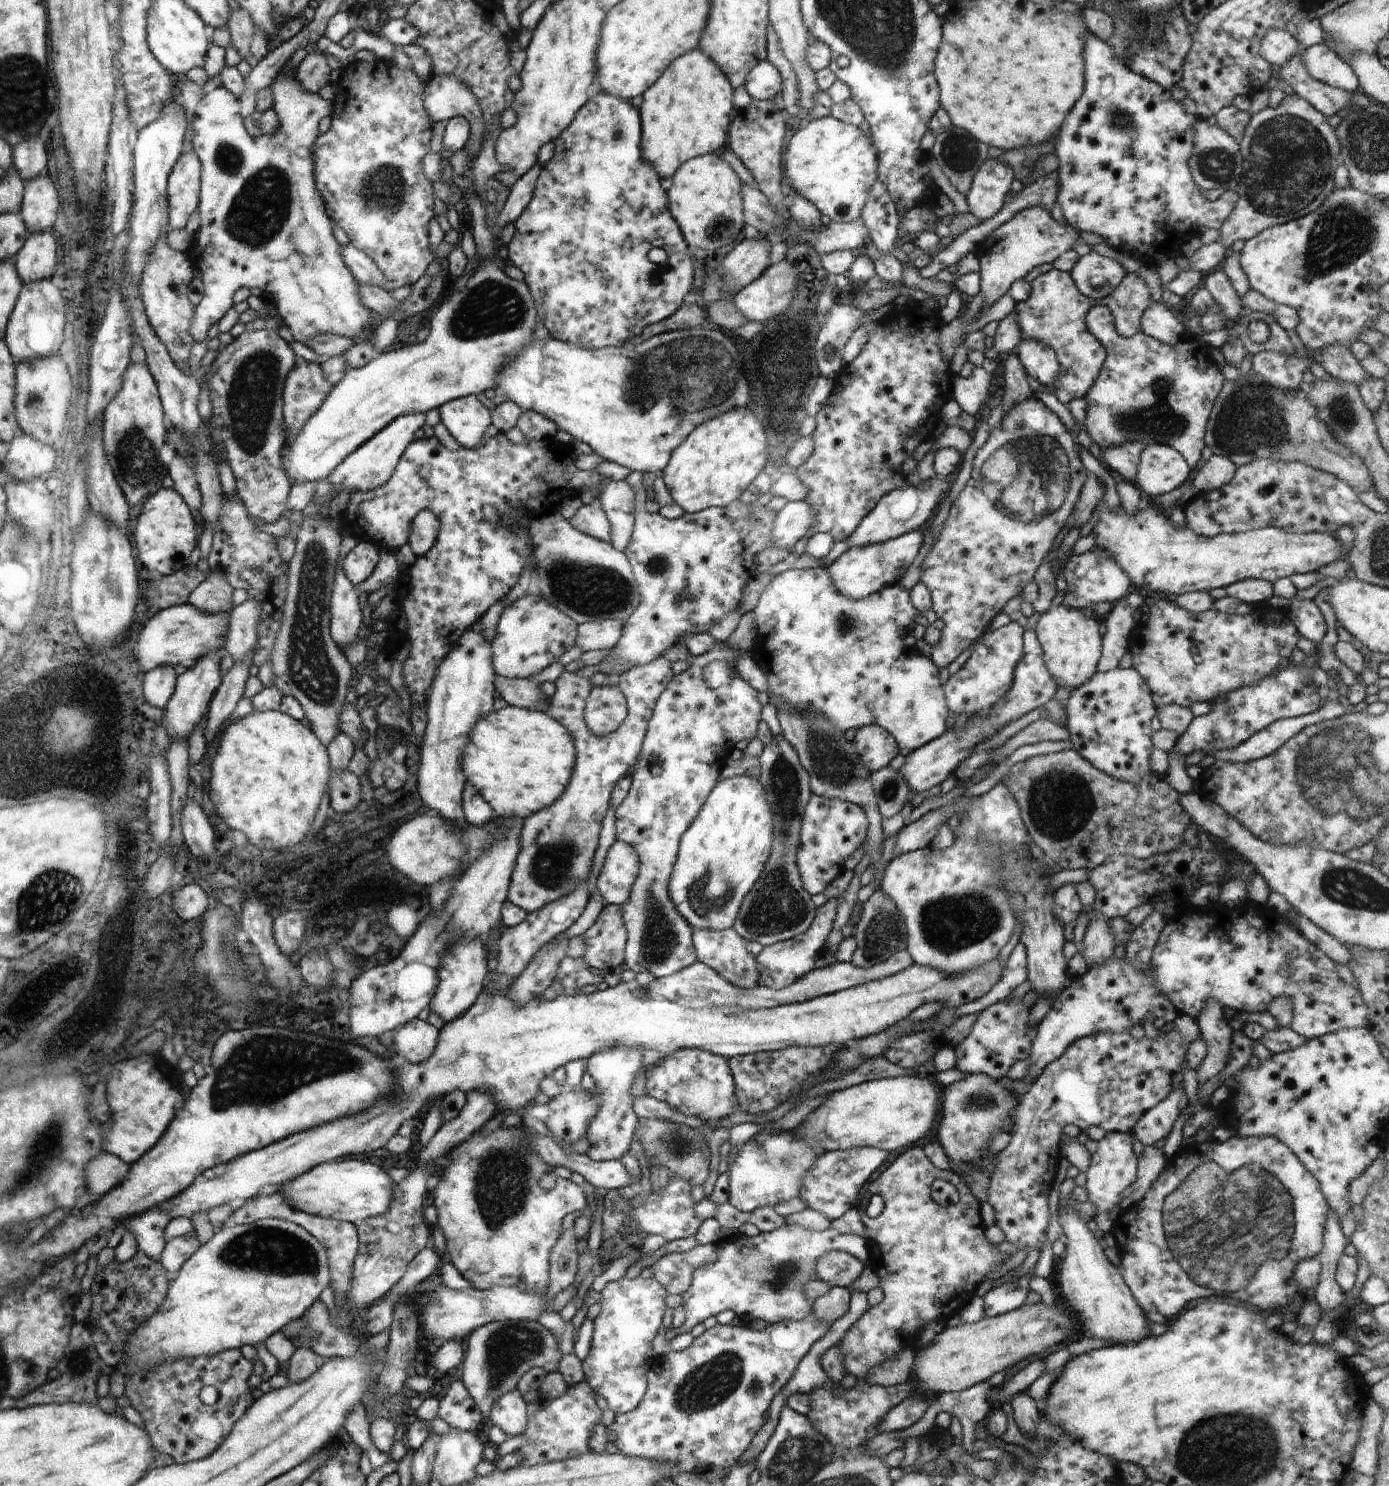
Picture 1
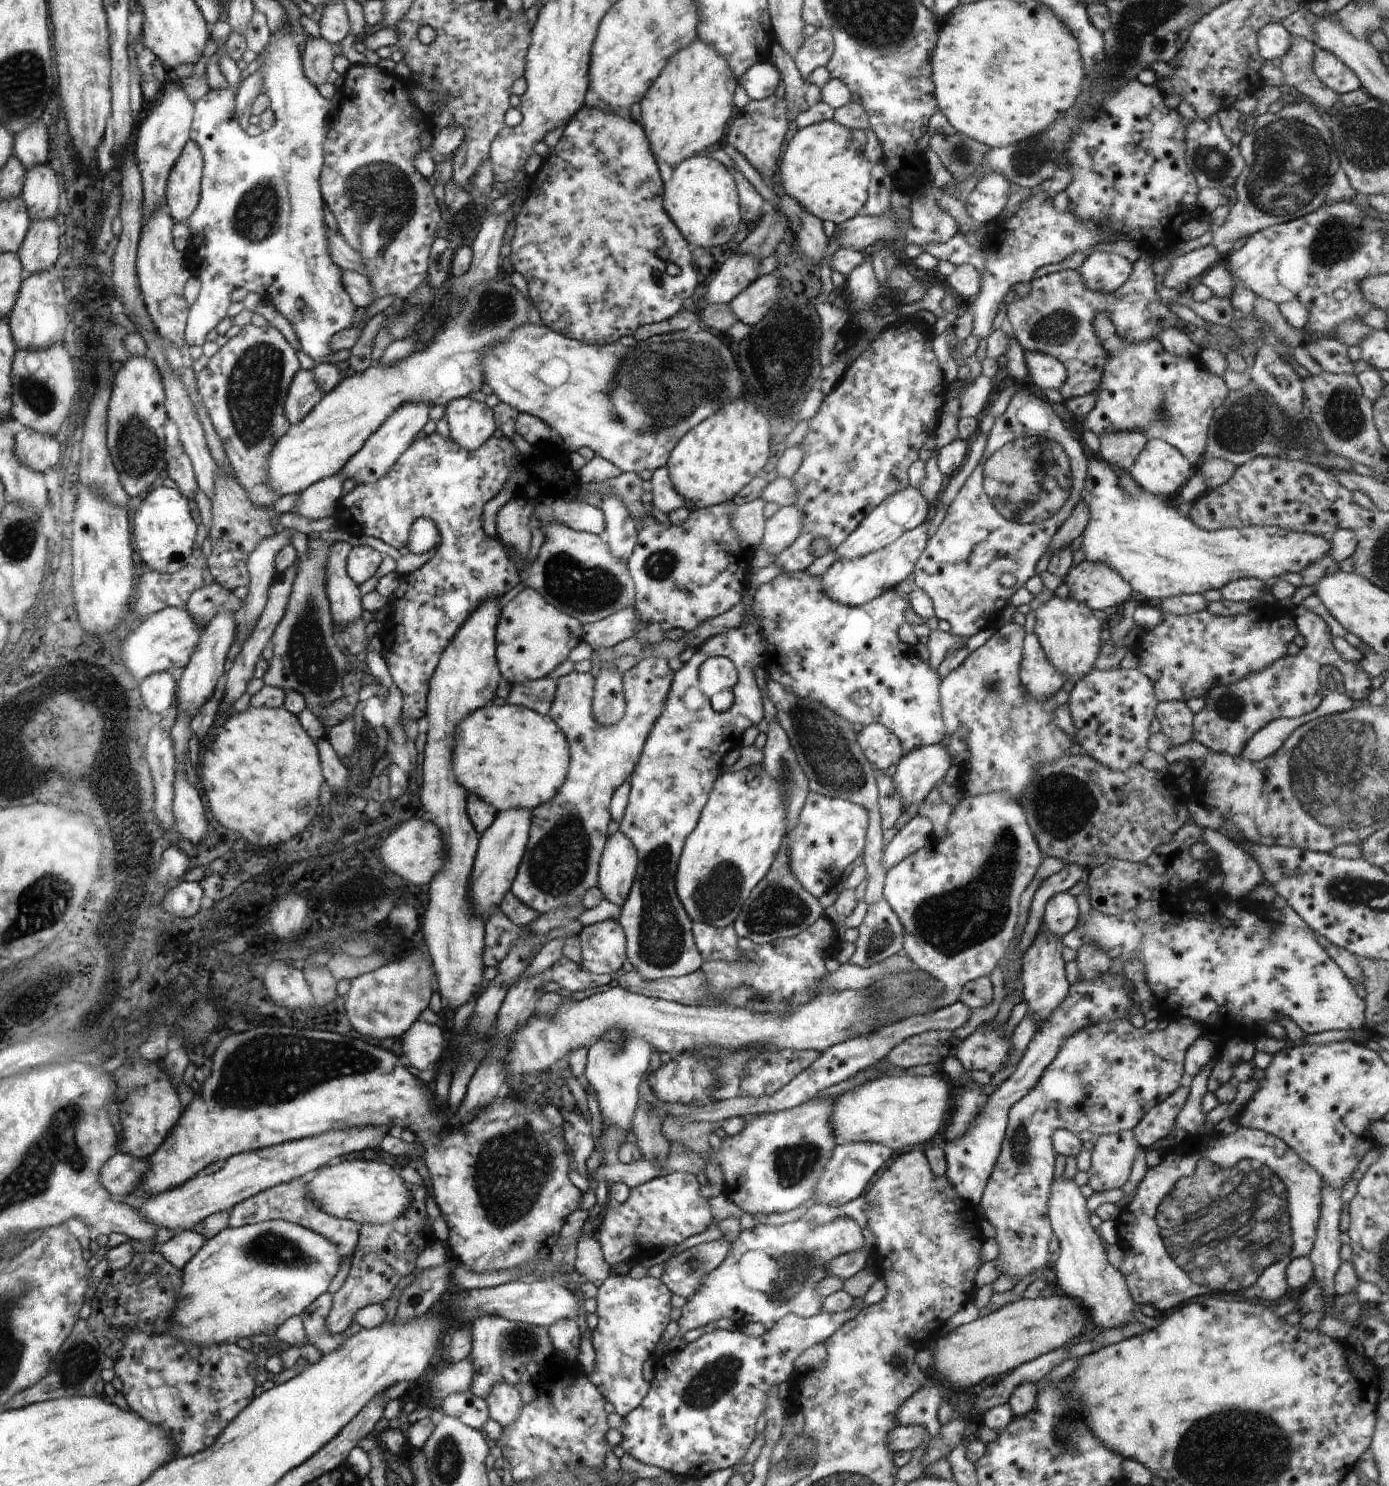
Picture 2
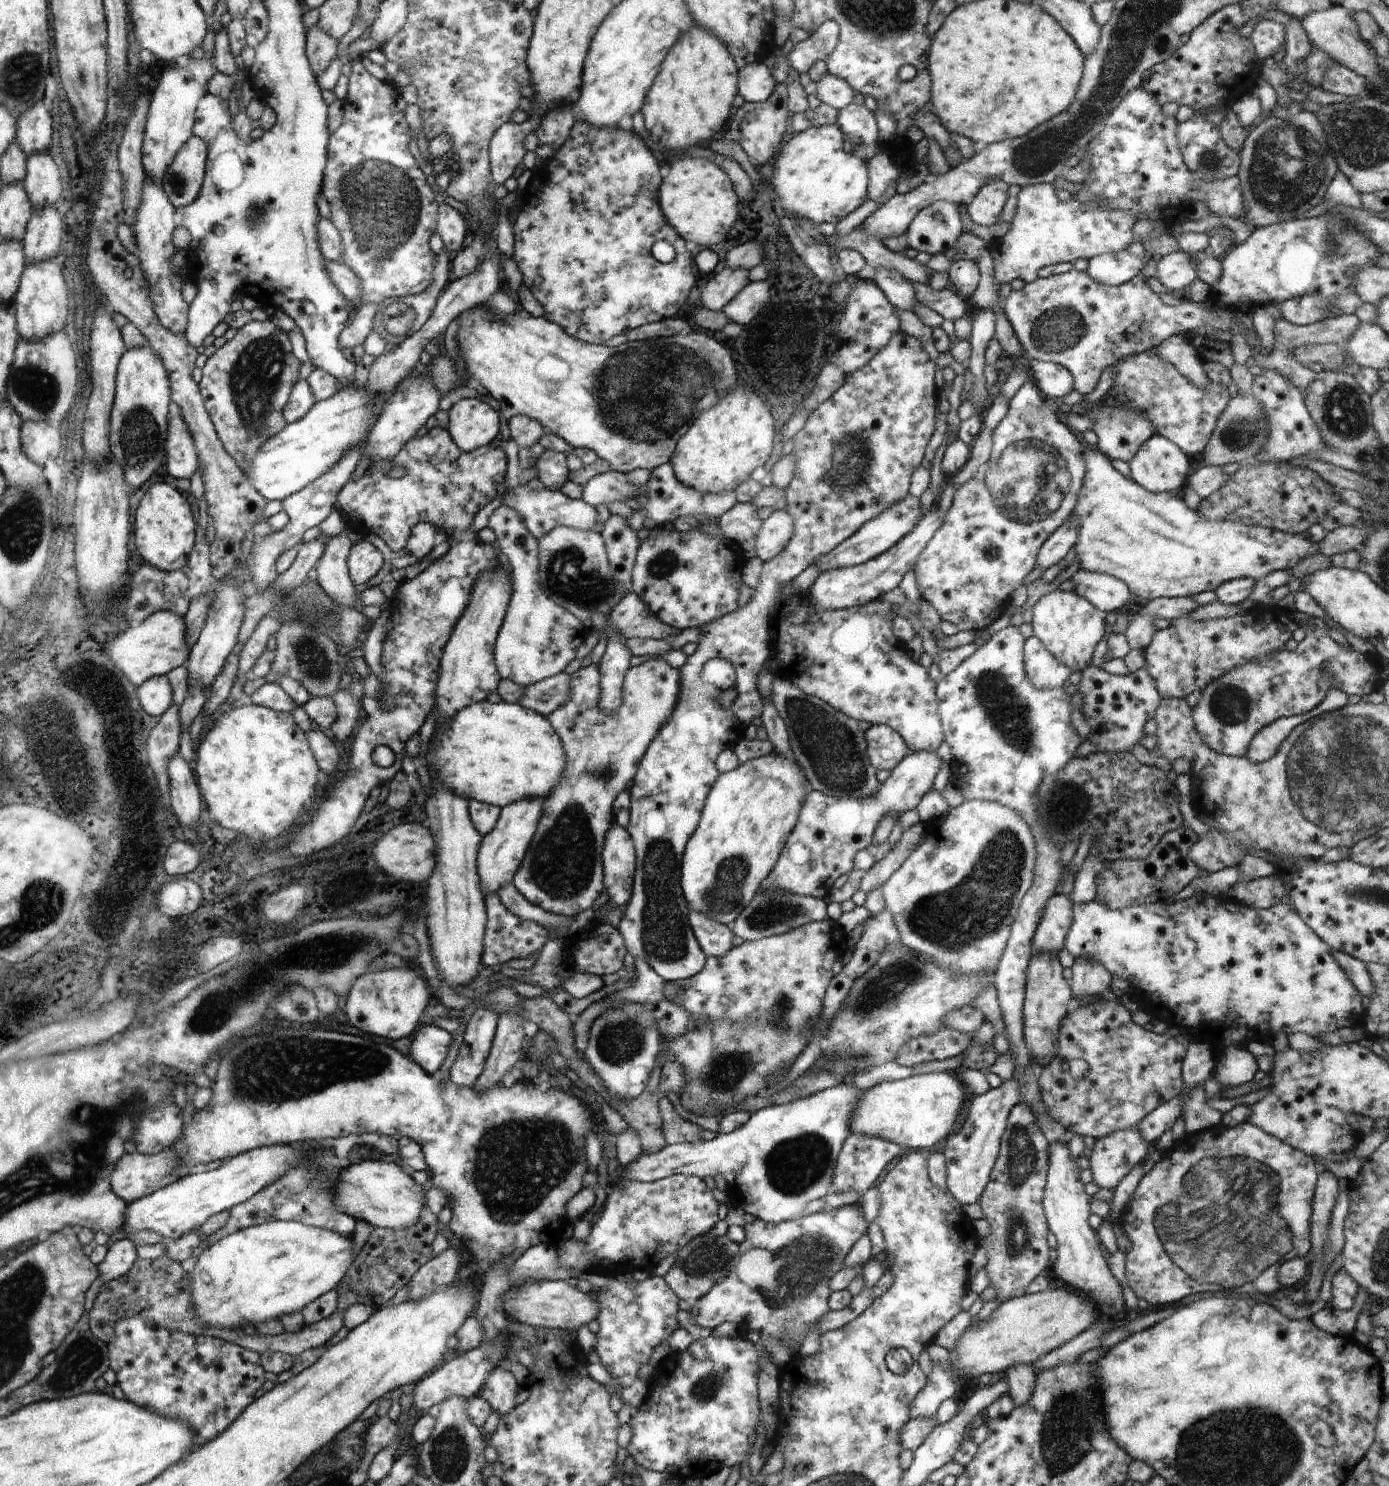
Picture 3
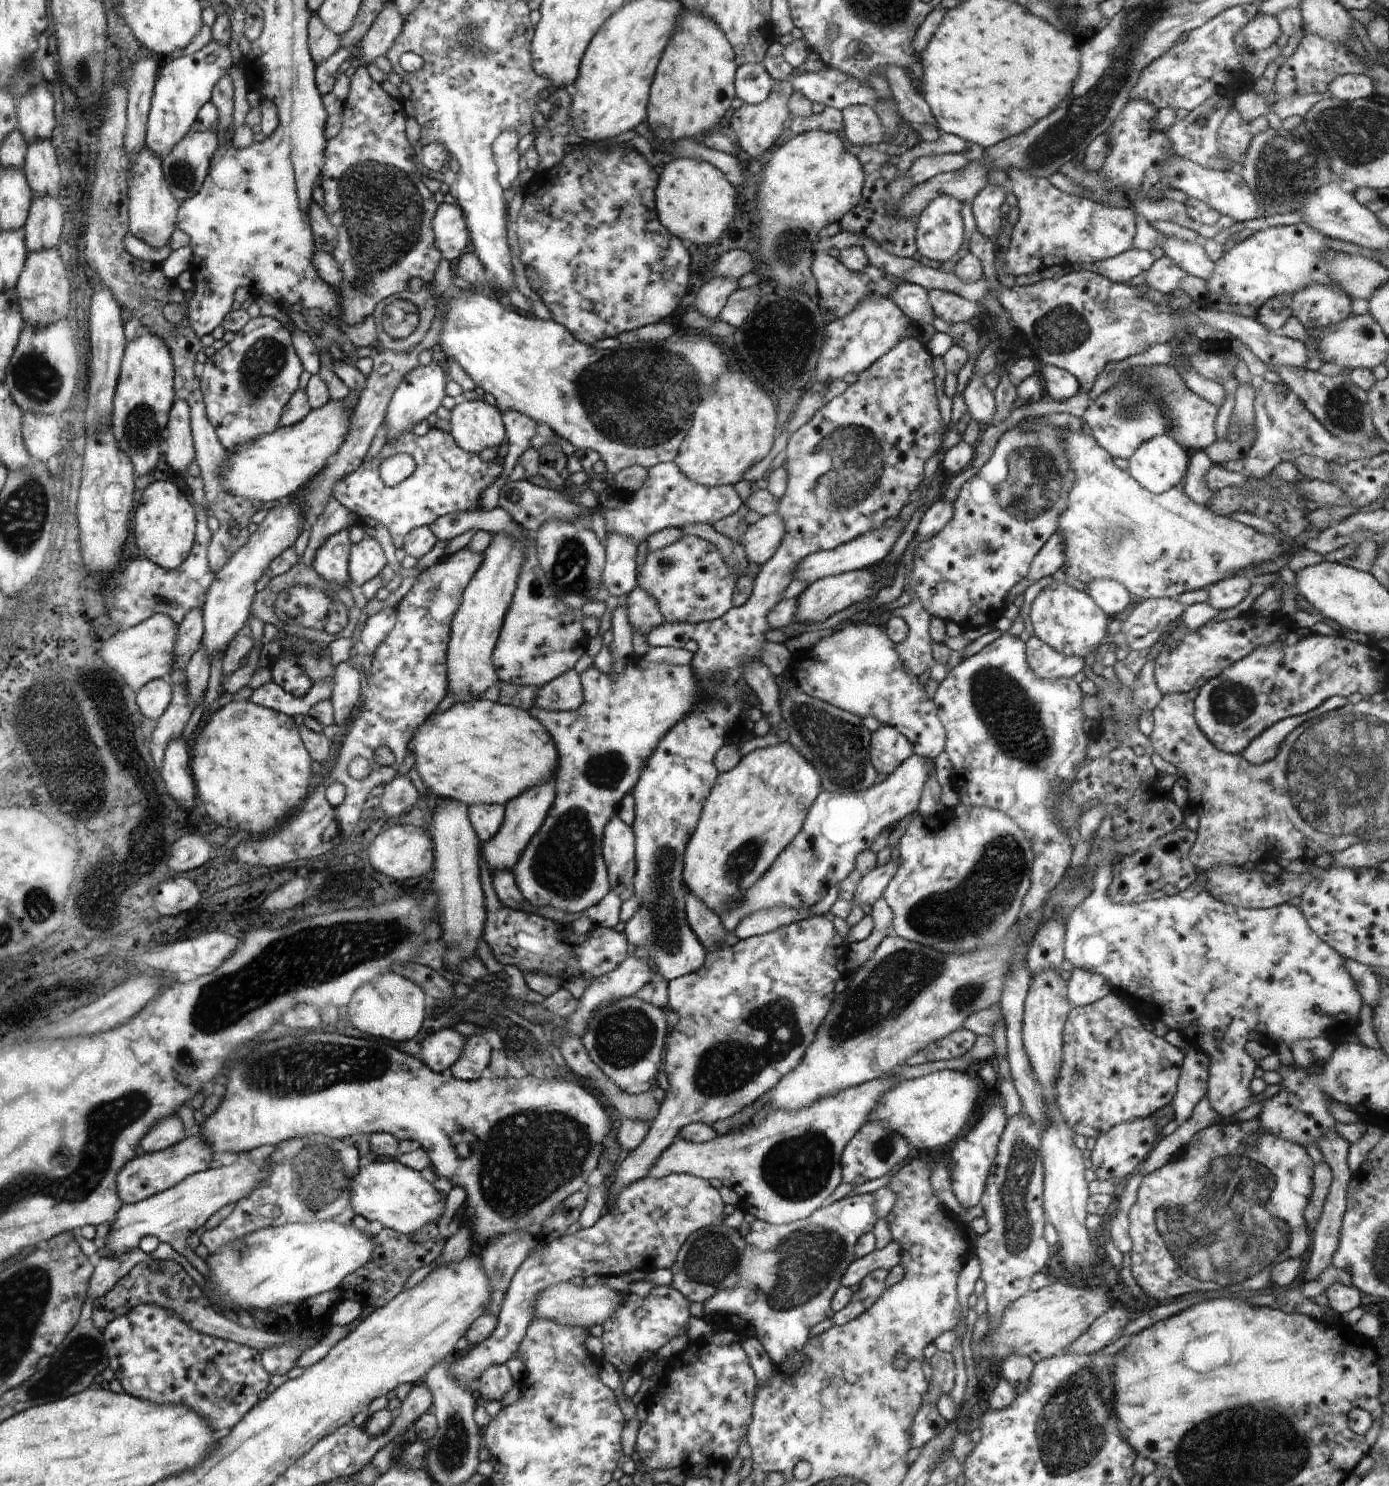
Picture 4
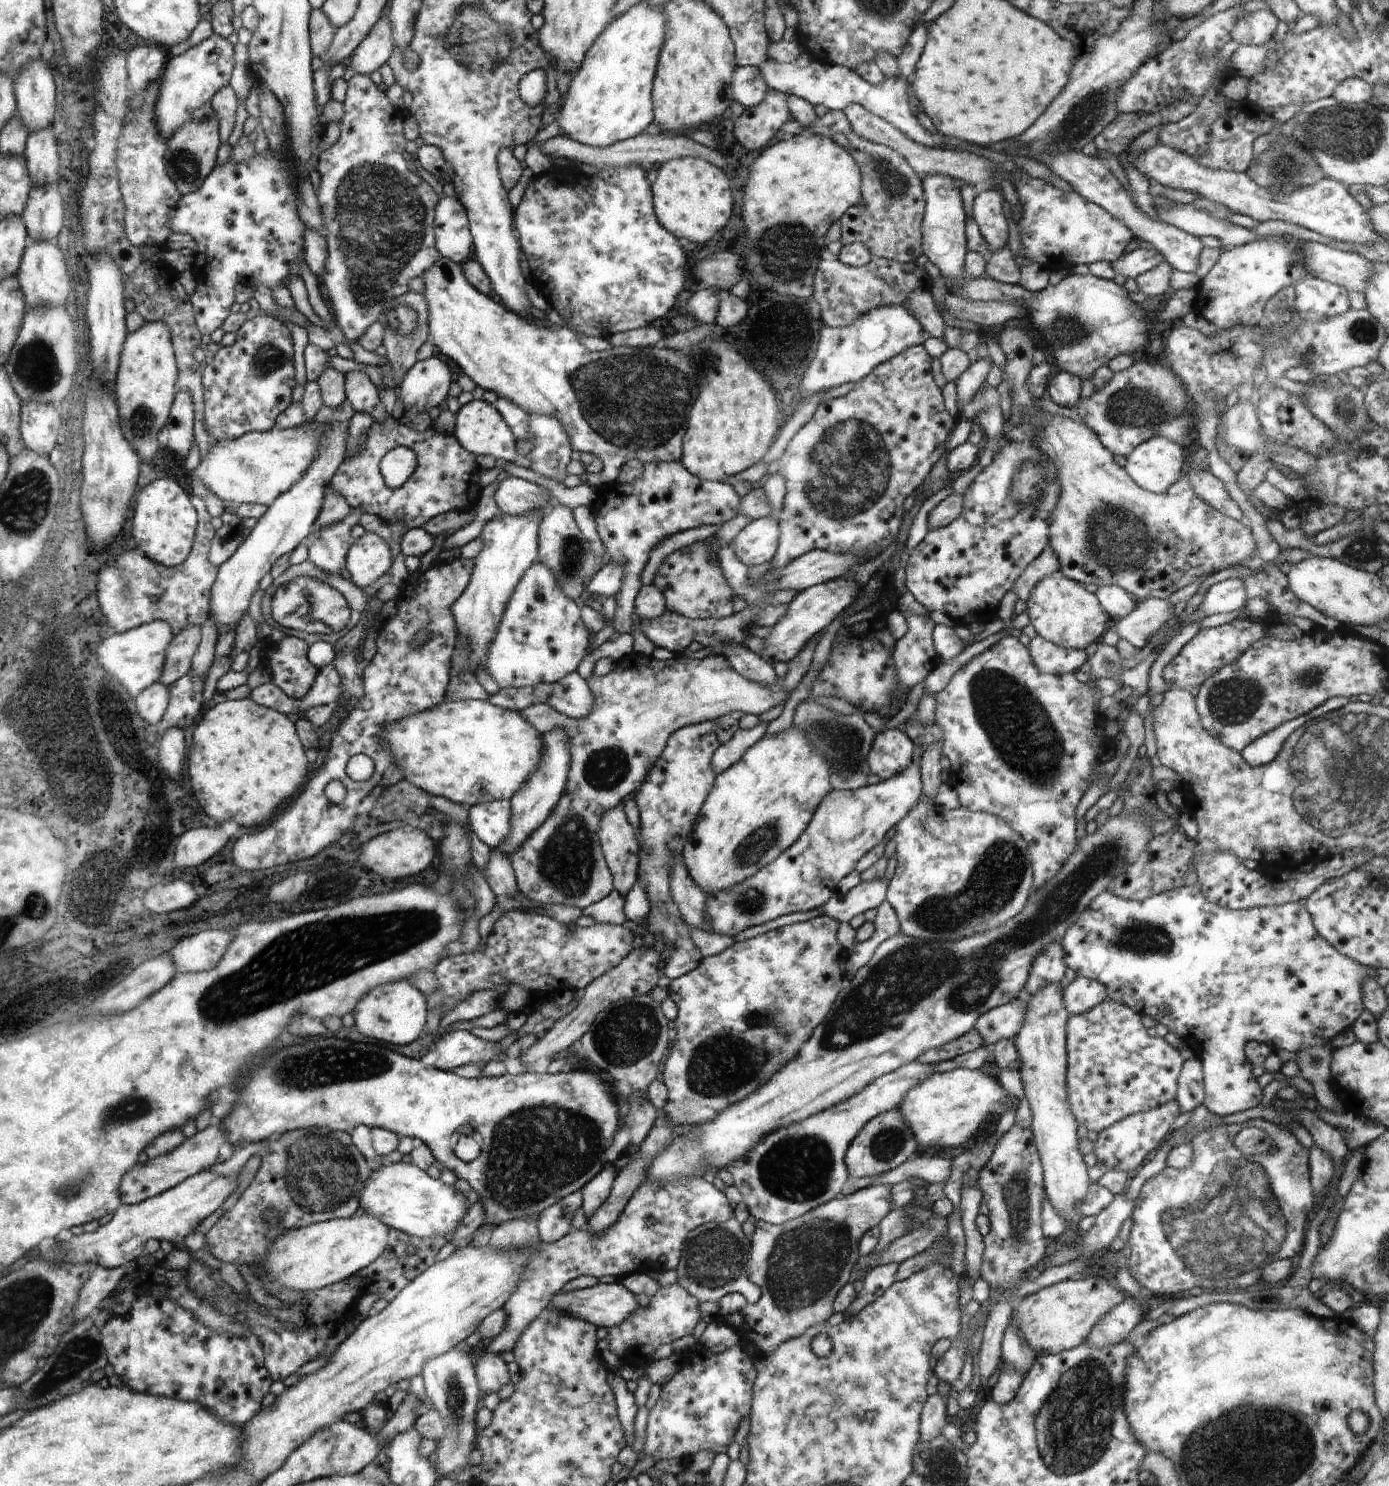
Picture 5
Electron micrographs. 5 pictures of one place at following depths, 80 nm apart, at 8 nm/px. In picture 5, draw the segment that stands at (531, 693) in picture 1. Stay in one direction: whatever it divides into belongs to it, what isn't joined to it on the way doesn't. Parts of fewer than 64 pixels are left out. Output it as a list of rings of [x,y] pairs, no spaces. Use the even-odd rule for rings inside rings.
[[[576,670],[551,684],[546,703],[569,717],[584,718],[591,711],[594,697],[586,679]]]

